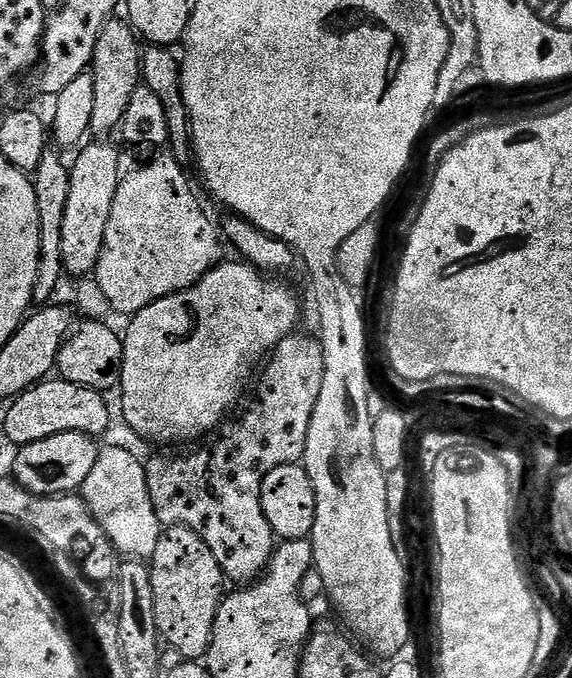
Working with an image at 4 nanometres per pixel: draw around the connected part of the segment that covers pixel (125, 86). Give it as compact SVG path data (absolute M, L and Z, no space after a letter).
M109 19L104 25L102 34L98 38L98 46L94 46L94 58L90 65L90 71L94 78L94 114L90 114L90 129L91 135L96 138L111 137L111 132L114 129L119 129L124 120L124 115L127 112L127 107L130 106L130 100L134 92L138 90L142 84L140 74L140 61L142 59L142 40L134 31L131 23L125 22L123 19Z

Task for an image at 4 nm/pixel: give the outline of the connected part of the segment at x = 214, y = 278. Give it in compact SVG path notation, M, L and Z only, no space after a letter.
M236 260L217 264L189 288L152 300L129 319L132 321L128 329L123 329L124 353L118 385L120 408L125 422L138 435L172 444L175 440L204 436L211 428L219 429L225 419L223 416L239 398L252 367L259 365L285 337L297 331L300 300L284 281L287 279L273 278L253 264Z

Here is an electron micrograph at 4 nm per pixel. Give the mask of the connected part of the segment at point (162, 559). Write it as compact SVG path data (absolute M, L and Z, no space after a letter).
M173 524L165 527L158 538L158 546L150 559L150 567L154 586L154 618L160 638L169 641L174 650L179 650L185 661L196 662L207 657L214 634L214 618L220 609L220 601L226 595L226 577L222 566L218 566L218 558L210 554L210 546L206 546L206 542L197 532L184 524Z

